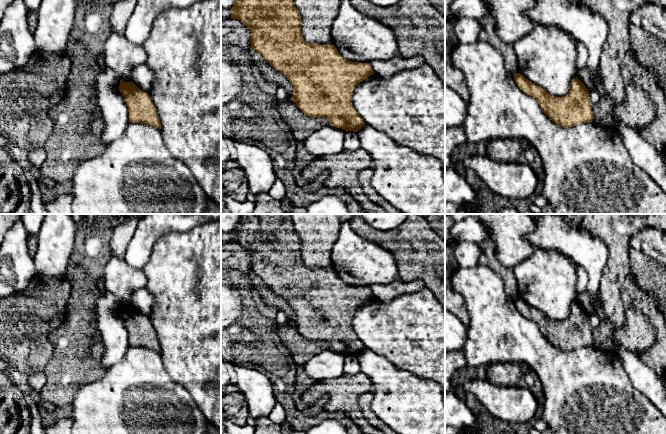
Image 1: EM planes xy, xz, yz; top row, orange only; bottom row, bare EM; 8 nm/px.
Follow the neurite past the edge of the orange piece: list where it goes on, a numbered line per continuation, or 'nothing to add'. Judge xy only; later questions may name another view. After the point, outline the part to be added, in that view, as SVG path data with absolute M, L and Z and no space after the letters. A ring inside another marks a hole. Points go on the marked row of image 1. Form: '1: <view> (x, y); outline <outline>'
nothing to add

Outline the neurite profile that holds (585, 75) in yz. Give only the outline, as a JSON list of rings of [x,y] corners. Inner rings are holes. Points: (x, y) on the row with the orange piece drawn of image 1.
[[[587,66],[578,72],[577,78],[585,85],[589,92],[594,91],[594,74]]]

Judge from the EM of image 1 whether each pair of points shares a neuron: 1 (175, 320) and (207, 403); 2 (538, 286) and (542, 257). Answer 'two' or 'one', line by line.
1: one
2: one

